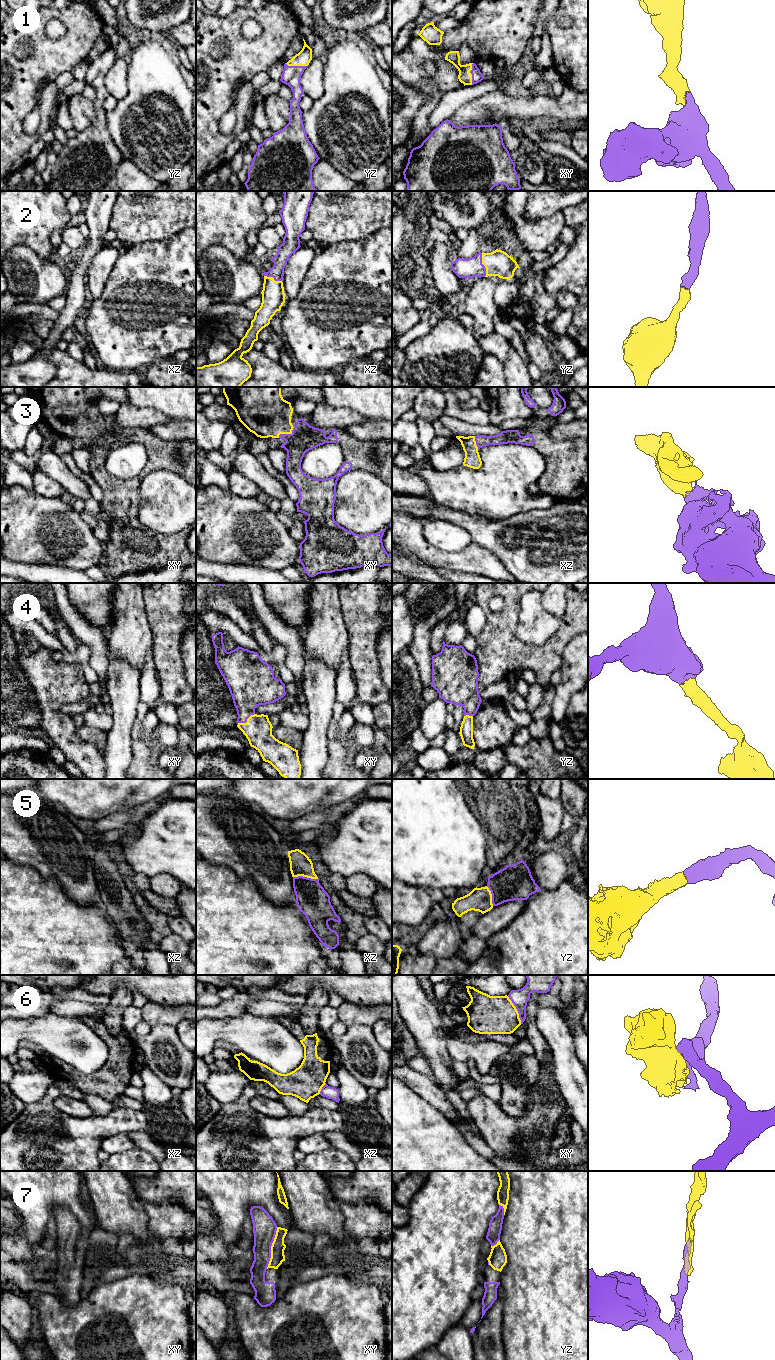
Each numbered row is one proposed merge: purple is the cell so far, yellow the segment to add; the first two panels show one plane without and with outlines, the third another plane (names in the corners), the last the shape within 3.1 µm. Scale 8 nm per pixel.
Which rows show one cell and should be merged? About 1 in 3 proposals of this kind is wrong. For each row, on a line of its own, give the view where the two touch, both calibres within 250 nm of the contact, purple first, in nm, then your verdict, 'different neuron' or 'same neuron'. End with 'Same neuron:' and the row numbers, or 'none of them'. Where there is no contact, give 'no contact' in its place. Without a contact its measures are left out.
1: xy | 90/110 nm | same neuron
2: yz | 160/200 nm | same neuron
3: xy | 220/380 nm | same neuron
4: xy | 280/220 nm | same neuron
5: xz | 260/180 nm | same neuron
6: xy | 140/300 nm | different neuron
7: xy | 190/110 nm | same neuron
Same neuron: 1, 2, 3, 4, 5, 7

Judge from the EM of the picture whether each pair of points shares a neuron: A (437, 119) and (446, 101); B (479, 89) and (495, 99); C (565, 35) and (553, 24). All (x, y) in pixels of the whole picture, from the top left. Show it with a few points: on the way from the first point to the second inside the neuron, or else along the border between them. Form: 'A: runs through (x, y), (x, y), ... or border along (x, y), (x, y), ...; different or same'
A: runs through (439, 115), (446, 105); same
B: border along (497, 89), (486, 92), (464, 104); different
C: runs through (562, 33), (556, 27); same

